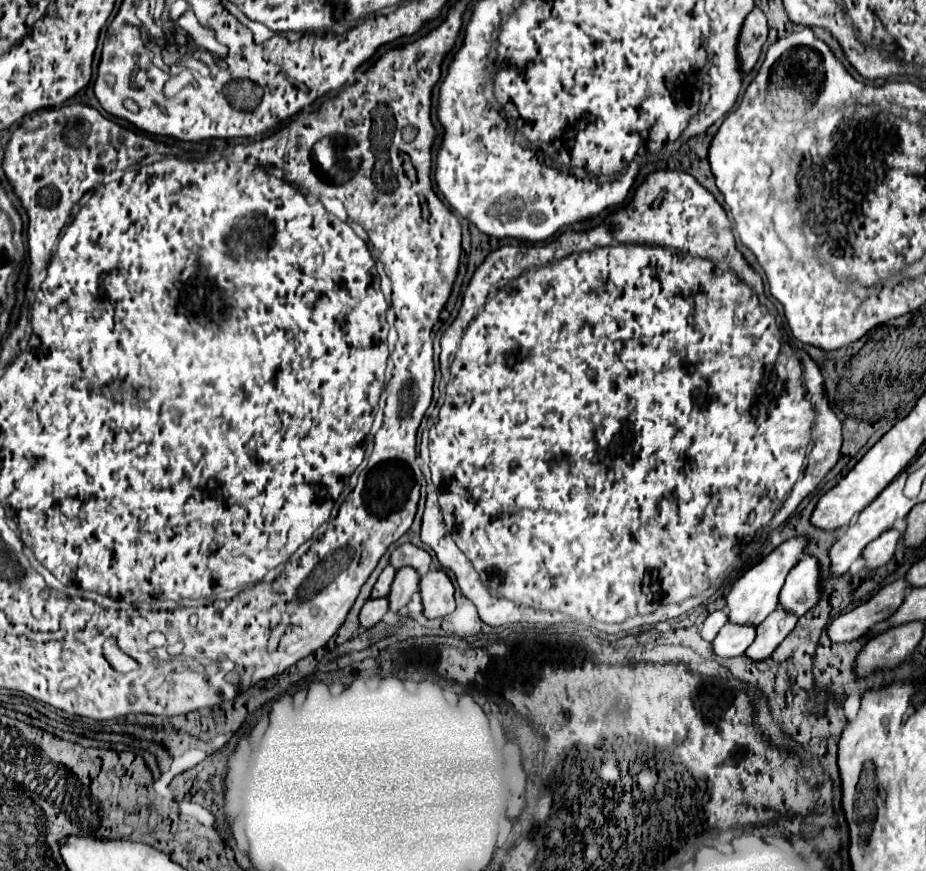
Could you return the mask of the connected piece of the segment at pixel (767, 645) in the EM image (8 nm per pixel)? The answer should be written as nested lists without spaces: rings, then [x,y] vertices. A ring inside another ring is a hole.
[[[778,607],[756,627],[756,639],[746,649],[744,655],[750,657],[752,661],[768,659],[776,651],[776,647],[784,641],[784,637],[794,629],[796,621],[798,621],[796,615],[788,615]]]

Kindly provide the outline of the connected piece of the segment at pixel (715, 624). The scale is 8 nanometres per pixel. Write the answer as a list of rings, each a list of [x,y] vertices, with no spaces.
[[[714,611],[714,613],[710,613],[710,615],[704,619],[704,623],[702,623],[700,629],[698,629],[698,635],[700,635],[704,641],[712,641],[712,637],[716,637],[716,633],[720,631],[720,627],[722,627],[726,621],[728,621],[726,611]]]

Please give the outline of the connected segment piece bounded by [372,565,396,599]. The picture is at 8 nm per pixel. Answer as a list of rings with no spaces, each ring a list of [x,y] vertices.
[[[388,565],[388,567],[380,573],[380,577],[378,577],[378,581],[376,581],[374,589],[372,589],[372,597],[374,597],[374,599],[376,599],[376,597],[388,597],[390,585],[392,585],[392,581],[394,581],[394,573],[396,573],[396,569],[394,569],[392,565]]]

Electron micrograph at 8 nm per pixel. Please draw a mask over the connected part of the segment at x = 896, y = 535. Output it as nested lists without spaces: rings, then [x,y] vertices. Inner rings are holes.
[[[890,529],[886,533],[882,533],[878,539],[874,539],[872,543],[866,545],[862,557],[864,557],[864,567],[866,569],[878,569],[882,565],[886,565],[892,557],[894,557],[894,549],[896,543],[900,539],[900,531]]]

